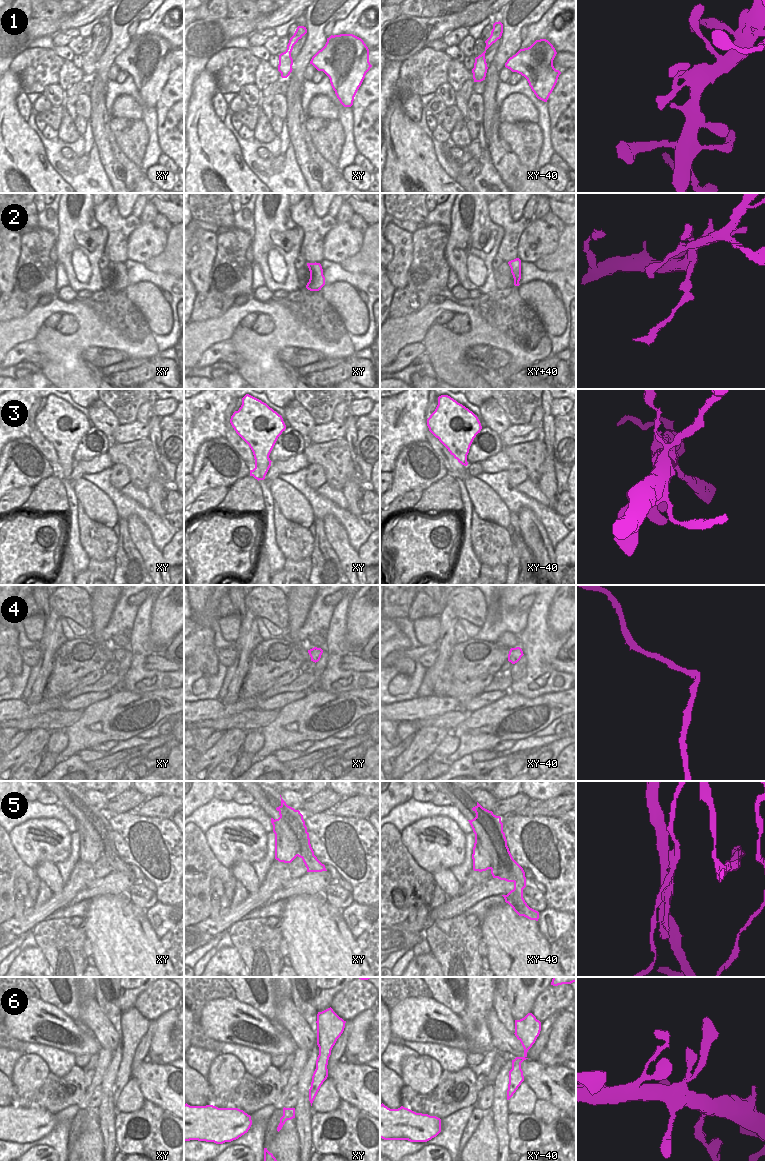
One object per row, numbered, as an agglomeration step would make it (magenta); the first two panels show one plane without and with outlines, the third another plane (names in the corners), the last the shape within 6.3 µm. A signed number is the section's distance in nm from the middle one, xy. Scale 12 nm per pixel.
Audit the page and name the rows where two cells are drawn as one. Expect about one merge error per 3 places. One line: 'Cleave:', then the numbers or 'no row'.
Cleave: 2, 5

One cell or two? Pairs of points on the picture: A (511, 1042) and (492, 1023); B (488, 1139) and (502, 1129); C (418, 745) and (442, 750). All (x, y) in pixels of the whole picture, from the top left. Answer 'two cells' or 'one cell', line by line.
A: one cell
B: two cells
C: two cells

